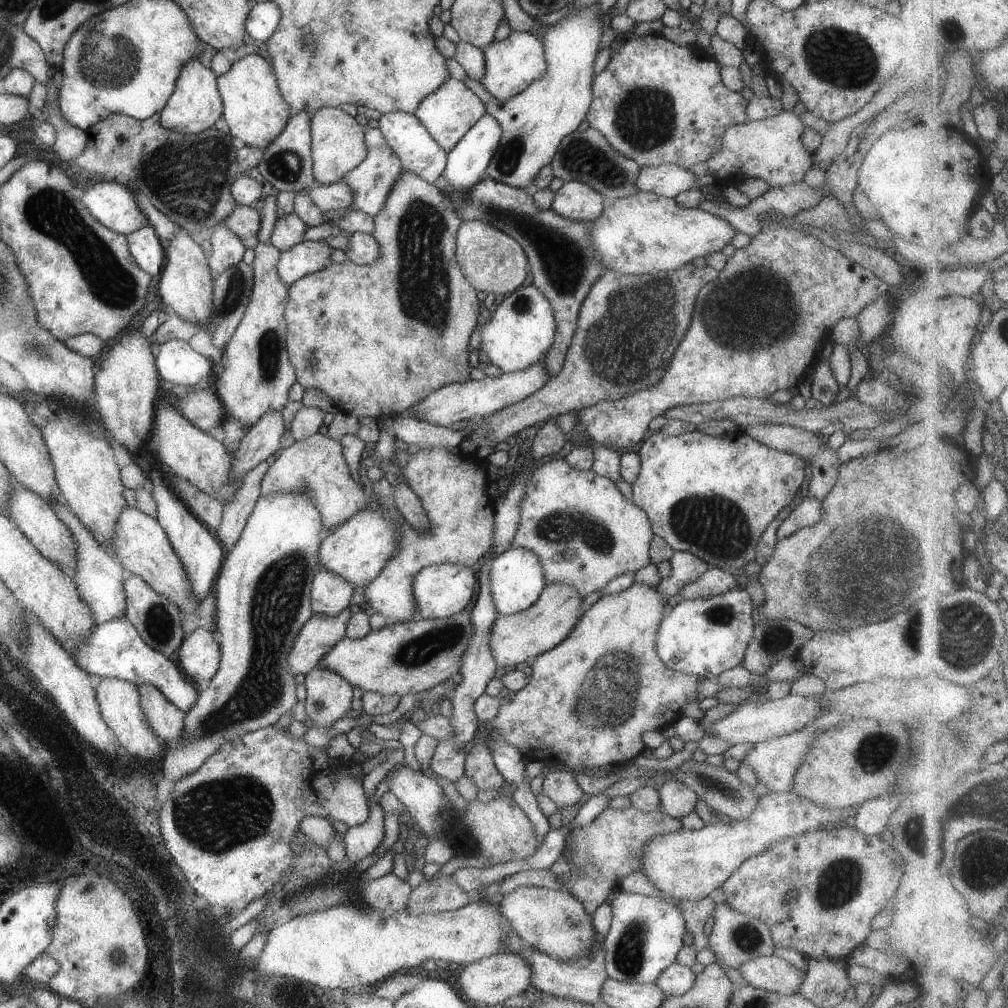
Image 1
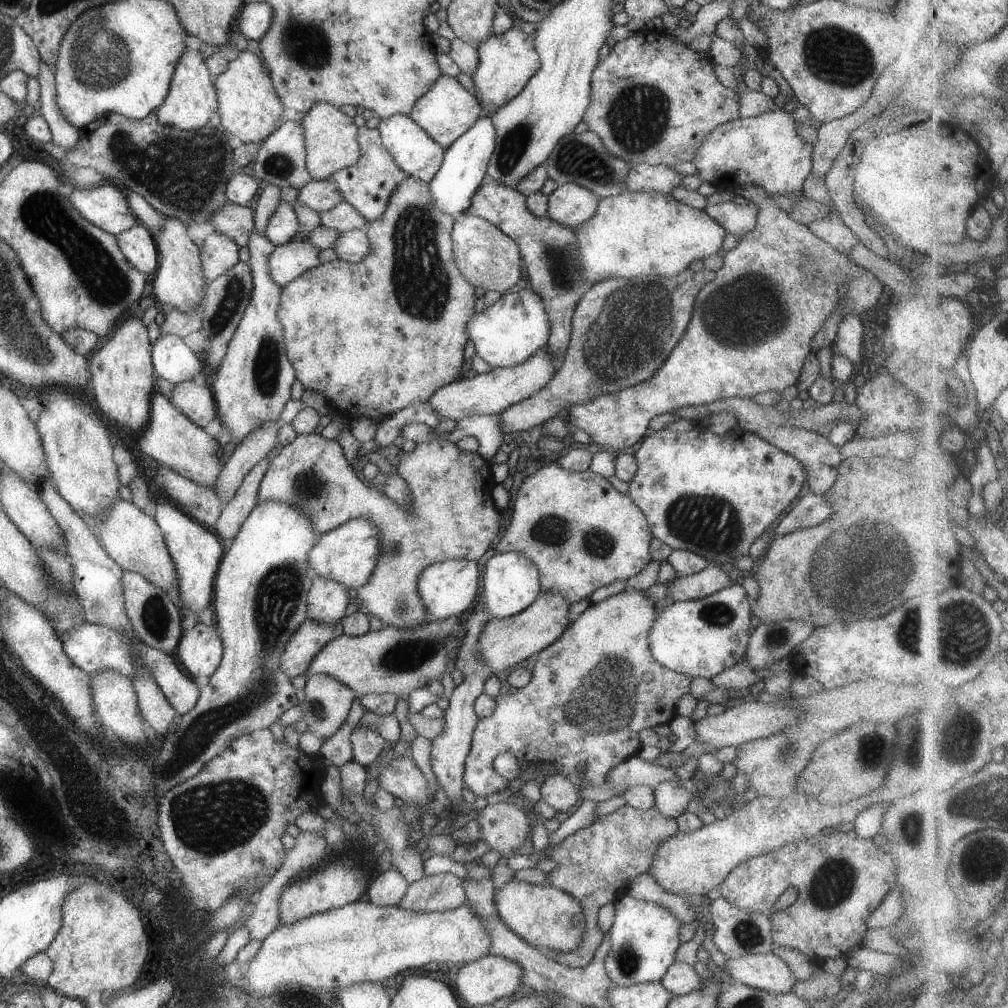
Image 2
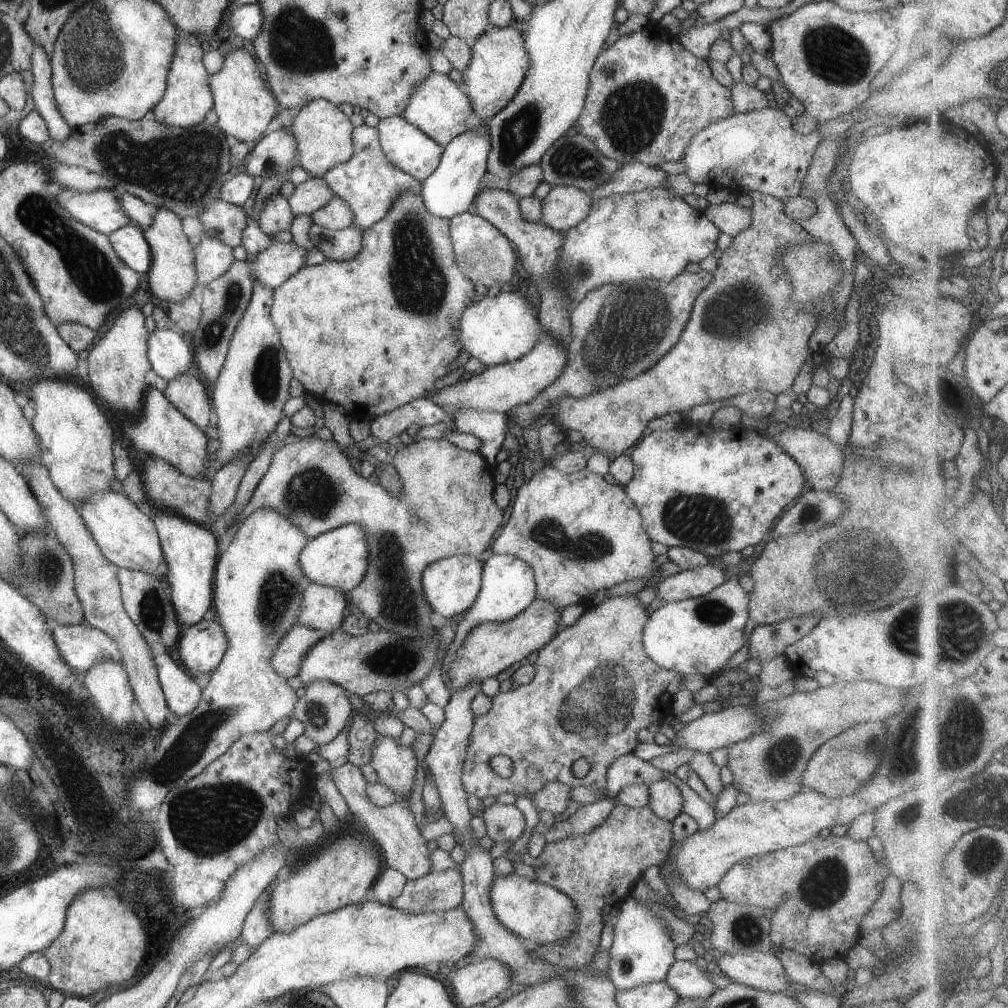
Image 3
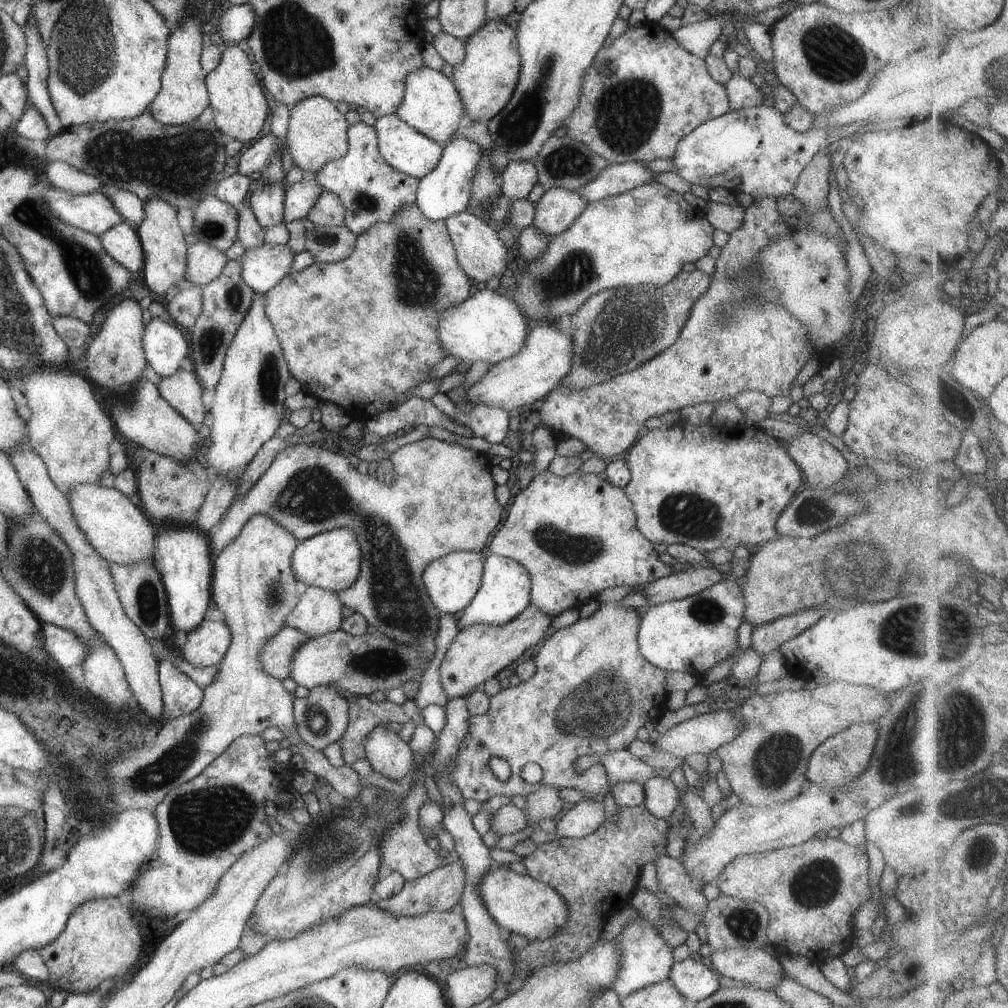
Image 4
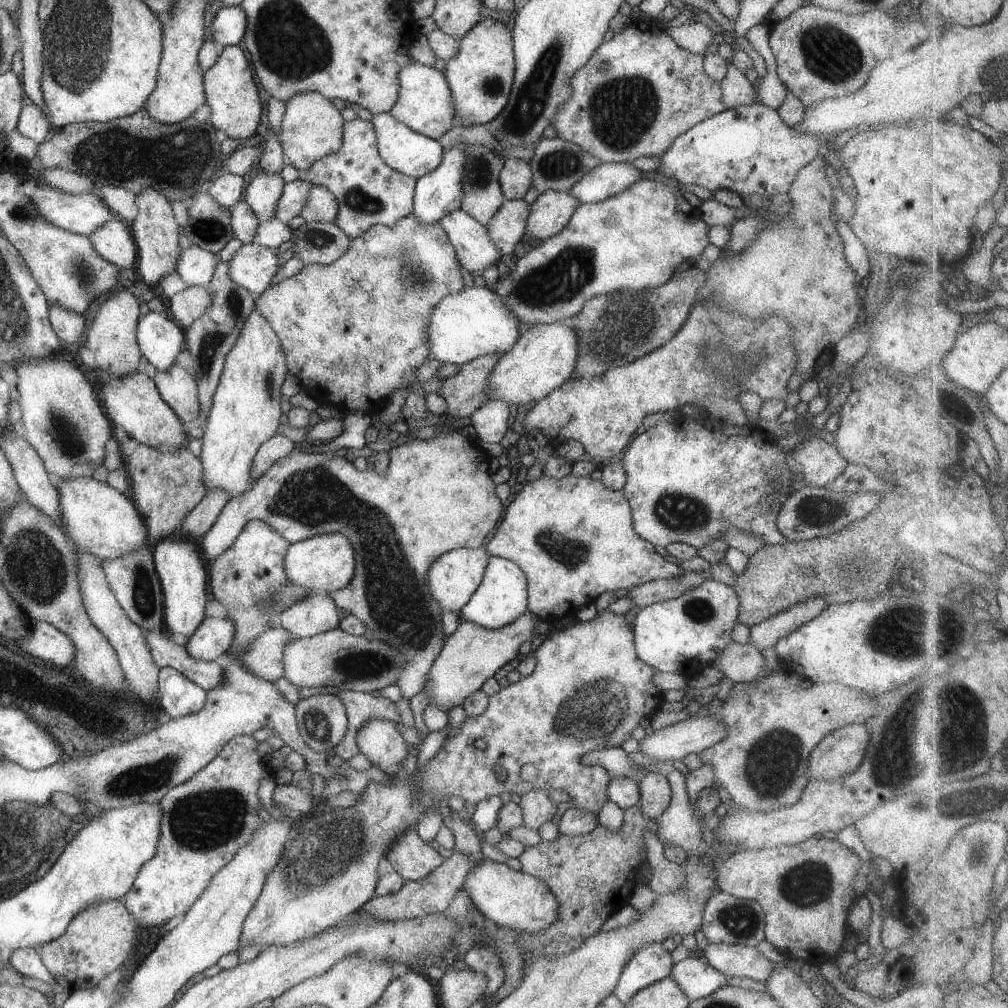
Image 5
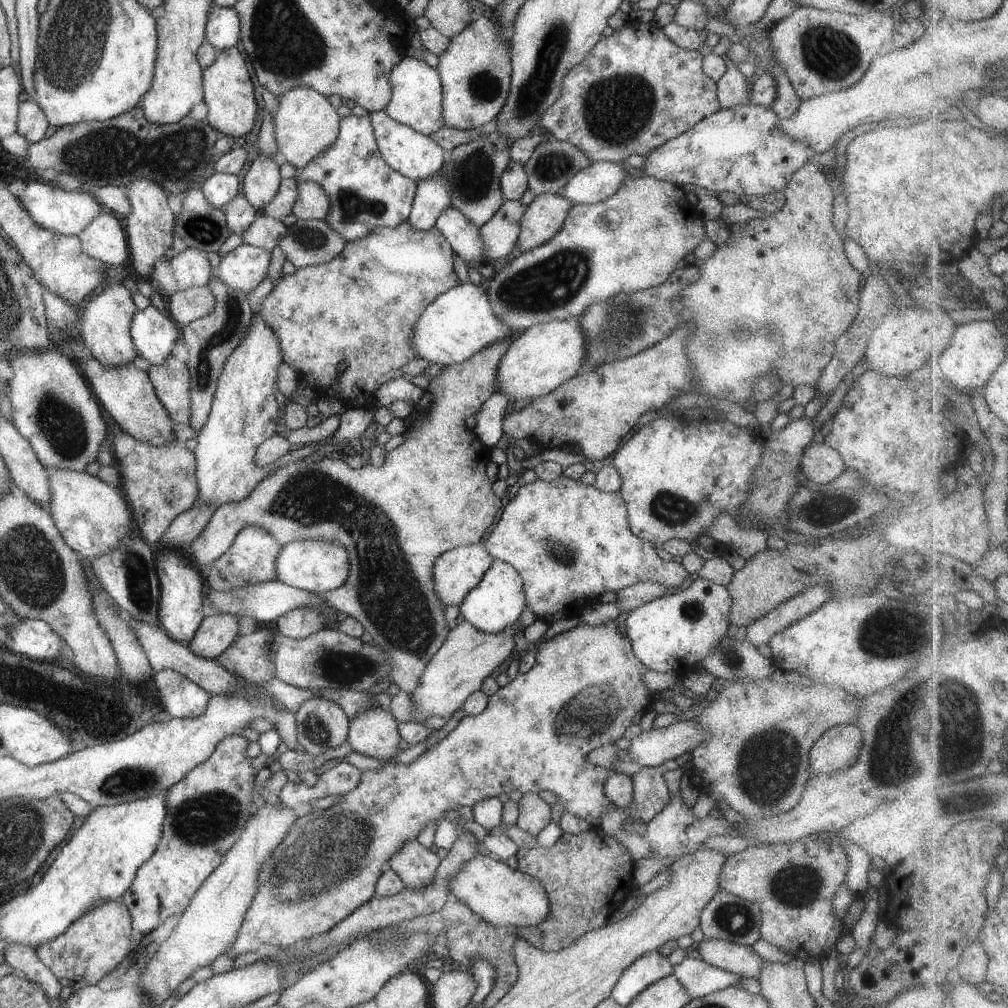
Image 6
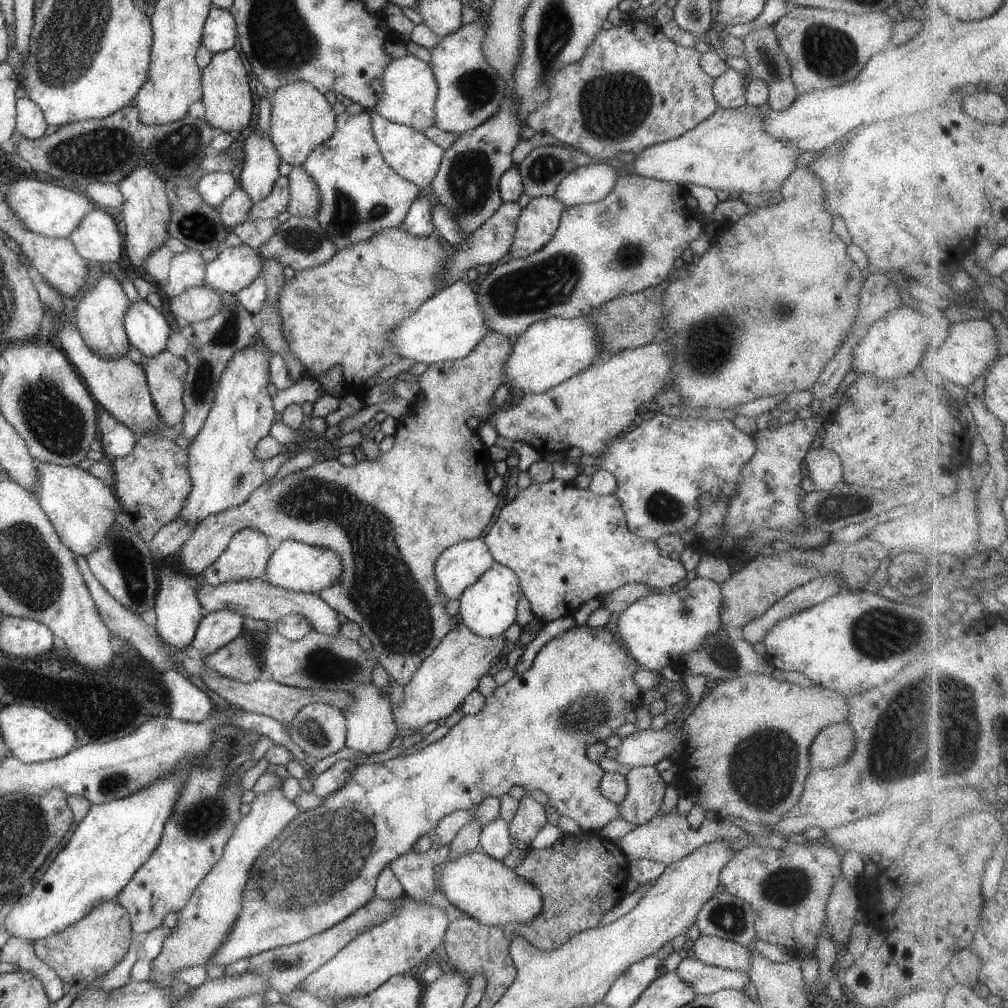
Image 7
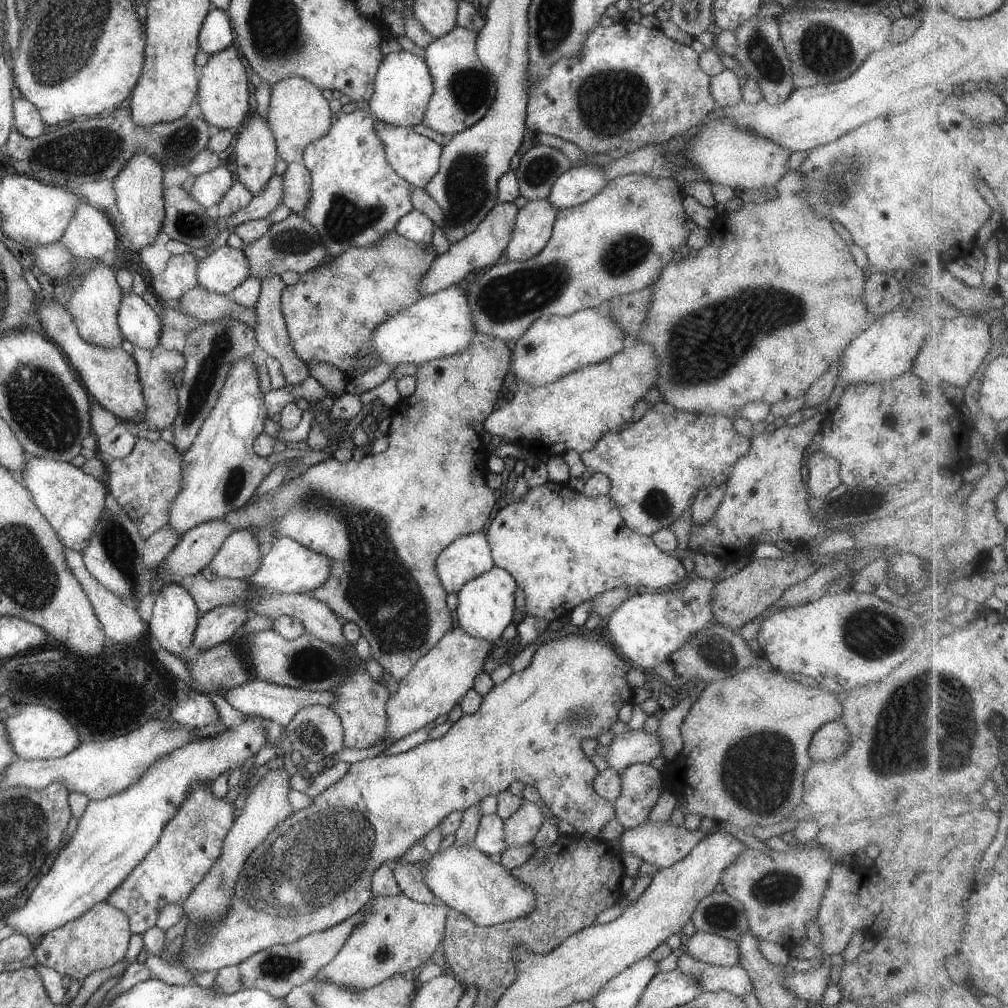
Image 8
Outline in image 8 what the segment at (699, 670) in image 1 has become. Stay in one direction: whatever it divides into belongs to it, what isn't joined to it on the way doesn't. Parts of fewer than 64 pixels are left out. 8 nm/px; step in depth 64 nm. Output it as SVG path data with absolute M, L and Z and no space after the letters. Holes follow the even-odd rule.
M693 575L692 580L680 591L661 590L657 592L643 589L634 596L628 597L628 600L623 601L610 615L606 626L608 632L612 634L612 638L609 639L612 646L625 660L632 660L634 666L642 666L644 669L648 669L649 673L653 673L656 664L668 662L671 654L684 646L697 632L716 624L711 607L714 587L715 583L710 579Z

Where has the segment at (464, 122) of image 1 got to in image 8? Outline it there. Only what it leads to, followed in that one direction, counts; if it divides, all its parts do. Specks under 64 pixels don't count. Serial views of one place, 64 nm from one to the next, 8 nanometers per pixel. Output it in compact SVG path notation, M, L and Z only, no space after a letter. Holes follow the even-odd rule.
M417 51L390 53L381 60L375 76L373 95L367 109L378 121L389 125L405 127L423 124L425 108L434 92L432 77L426 61L418 56Z

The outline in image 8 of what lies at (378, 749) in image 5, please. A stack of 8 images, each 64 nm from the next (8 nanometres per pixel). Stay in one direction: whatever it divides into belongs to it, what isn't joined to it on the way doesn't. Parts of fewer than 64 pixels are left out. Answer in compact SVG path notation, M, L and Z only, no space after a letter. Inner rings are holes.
M201 572L197 574L196 578L187 582L186 586L192 598L196 601L200 612L208 612L213 608L222 606L243 605L253 614L268 617L272 621L282 615L288 615L303 622L305 634L313 634L316 638L331 644L333 647L340 647L343 651L346 651L347 659L350 659L355 666L342 685L330 690L337 694L337 700L330 707L334 709L336 714L340 715L343 726L343 746L360 749L370 748L384 741L388 726L385 711L390 696L388 687L384 682L374 681L364 670L364 667L357 664L360 660L356 658L353 646L344 638L343 626L338 620L338 615L328 605L305 593L259 595L253 593L253 588L249 587L249 582L246 579L219 578L211 581L204 578Z

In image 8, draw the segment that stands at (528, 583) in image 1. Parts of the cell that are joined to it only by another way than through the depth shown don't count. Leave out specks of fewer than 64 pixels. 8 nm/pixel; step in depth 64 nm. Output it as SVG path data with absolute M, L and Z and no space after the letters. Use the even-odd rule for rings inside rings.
M494 565L488 572L483 572L469 580L457 592L458 606L456 620L466 633L490 642L501 641L502 632L514 618L514 600L516 600L516 579L503 568Z

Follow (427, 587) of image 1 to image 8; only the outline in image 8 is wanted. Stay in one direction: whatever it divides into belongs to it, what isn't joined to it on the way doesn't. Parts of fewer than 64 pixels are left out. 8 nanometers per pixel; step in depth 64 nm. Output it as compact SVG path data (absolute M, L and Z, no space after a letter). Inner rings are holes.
M483 531L458 537L440 552L435 562L447 594L457 594L463 584L488 572L494 565L487 534Z

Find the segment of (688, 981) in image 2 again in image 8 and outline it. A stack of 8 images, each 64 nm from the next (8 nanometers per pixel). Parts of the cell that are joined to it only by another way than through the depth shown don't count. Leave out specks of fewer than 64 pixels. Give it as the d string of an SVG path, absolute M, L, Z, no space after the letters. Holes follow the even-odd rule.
M683 952L683 955L679 956L677 969L696 979L702 993L727 990L744 997L747 993L754 992L749 974L740 965L735 967L711 965Z

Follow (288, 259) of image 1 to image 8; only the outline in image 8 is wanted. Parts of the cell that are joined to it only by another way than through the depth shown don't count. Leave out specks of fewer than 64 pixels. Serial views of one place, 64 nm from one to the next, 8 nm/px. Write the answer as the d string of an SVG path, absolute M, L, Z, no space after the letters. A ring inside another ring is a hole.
M223 241L216 245L214 252L212 252L210 256L197 260L198 286L210 292L230 295L241 282L244 282L244 279L250 276L251 266L249 265L248 257L244 254L244 251L230 247Z

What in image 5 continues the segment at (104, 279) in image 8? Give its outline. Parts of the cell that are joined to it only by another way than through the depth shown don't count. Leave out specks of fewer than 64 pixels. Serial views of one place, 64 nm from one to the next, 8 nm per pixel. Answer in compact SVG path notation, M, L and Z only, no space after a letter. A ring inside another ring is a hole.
M120 289L112 291L99 303L100 308L98 308L92 324L88 324L85 330L85 346L94 352L94 370L97 373L110 374L112 377L127 377L138 372L138 364L143 355L137 341L137 324L140 320L139 299L136 300L130 291Z

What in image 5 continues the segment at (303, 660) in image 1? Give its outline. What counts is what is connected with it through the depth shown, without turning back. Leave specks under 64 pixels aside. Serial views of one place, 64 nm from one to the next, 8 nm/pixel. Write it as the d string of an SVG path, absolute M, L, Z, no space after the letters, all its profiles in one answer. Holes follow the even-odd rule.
M282 626L268 629L267 631L264 631L259 637L256 637L251 642L251 644L249 645L249 650L246 653L244 653L243 655L241 655L241 661L245 664L245 667L249 671L253 672L253 675L258 675L259 677L269 680L270 682L275 682L279 678L282 678L285 676L285 670L283 667L283 648L292 639L298 639L298 638L293 638L293 634L286 631L285 628Z

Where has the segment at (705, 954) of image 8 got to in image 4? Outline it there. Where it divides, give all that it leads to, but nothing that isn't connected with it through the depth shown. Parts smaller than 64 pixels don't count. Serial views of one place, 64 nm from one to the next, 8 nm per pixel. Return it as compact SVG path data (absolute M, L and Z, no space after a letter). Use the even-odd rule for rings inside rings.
M716 949L707 962L721 976L750 984L753 988L772 991L785 978L778 958L762 949Z

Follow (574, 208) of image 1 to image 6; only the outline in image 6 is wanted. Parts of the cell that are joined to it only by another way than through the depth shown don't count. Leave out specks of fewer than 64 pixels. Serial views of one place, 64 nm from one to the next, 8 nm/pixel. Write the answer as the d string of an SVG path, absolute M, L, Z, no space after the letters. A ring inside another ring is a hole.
M559 193L536 195L521 220L517 245L522 253L550 240L562 228L572 206Z

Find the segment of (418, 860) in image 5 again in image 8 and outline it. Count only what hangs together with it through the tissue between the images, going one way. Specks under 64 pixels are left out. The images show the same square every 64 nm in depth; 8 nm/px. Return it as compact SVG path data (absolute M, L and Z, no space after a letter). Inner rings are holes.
M426 858L416 863L392 863L394 876L402 893L419 903L430 903L435 896L423 875L425 862Z

